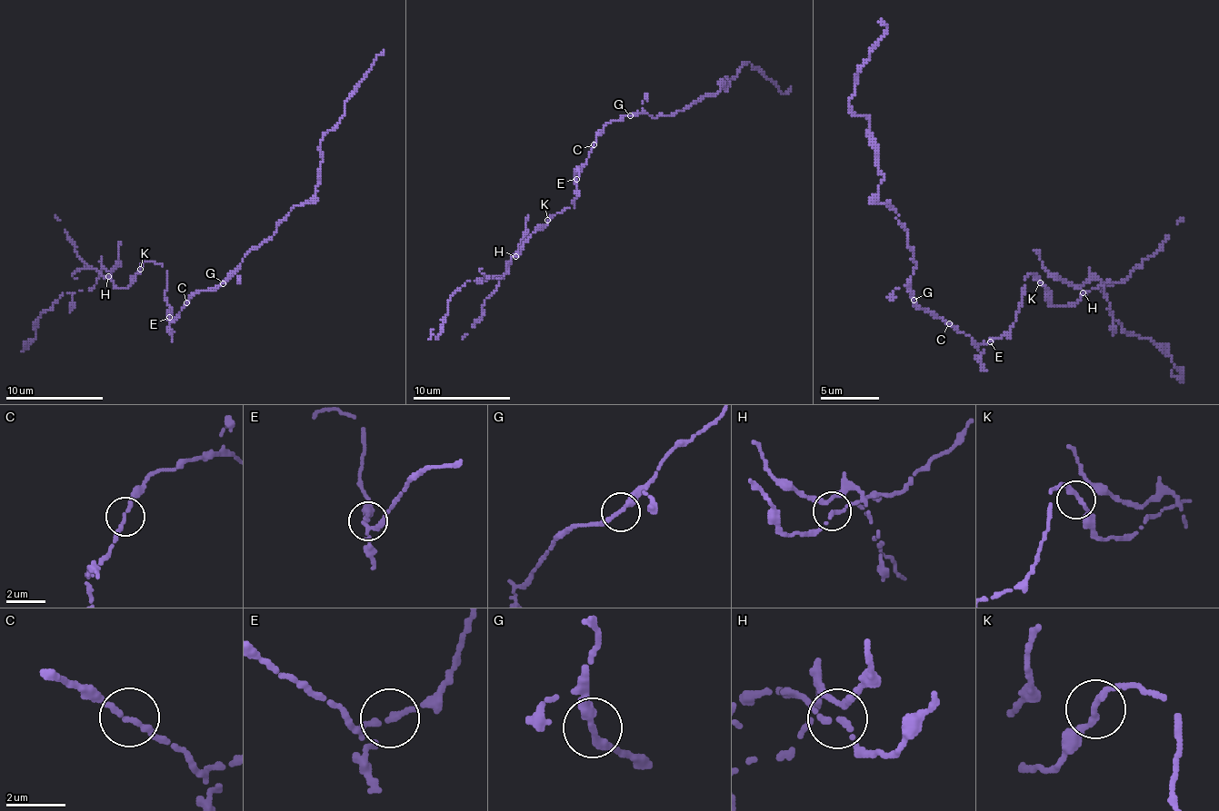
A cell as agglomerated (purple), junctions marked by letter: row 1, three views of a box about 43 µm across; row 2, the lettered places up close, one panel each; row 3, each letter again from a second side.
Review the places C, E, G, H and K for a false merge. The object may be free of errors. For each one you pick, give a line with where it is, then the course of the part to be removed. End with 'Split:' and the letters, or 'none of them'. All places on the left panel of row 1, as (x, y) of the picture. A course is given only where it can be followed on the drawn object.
H: at (108, 276); foreign part runs (108, 276), (101, 266), (89, 291), (63, 293), (41, 315), (35, 337), (24, 346), (26, 341)
Split: H

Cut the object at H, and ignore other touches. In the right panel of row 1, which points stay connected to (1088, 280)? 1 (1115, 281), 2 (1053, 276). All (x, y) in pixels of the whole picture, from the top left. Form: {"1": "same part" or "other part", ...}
{"1": "other part", "2": "same part"}

